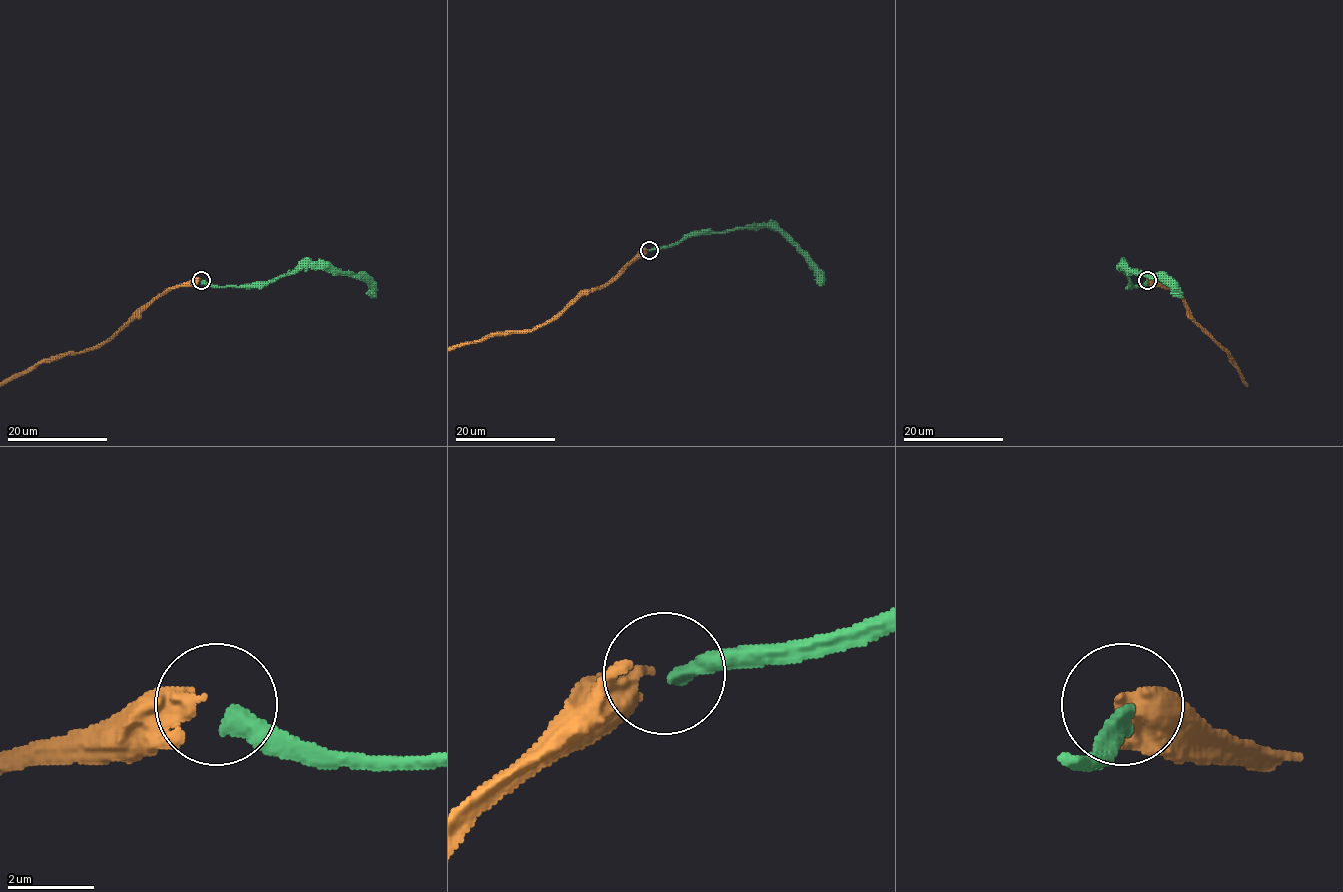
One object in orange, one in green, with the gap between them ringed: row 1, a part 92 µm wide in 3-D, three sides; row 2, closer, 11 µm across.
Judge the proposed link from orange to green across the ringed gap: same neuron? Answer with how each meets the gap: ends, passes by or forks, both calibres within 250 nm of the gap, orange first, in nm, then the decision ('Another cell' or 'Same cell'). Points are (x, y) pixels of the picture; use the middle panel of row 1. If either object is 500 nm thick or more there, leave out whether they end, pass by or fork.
At the ring orange ends. At the ring green ends. Thickness 400 nm (orange) against 420 nm. Same cell

